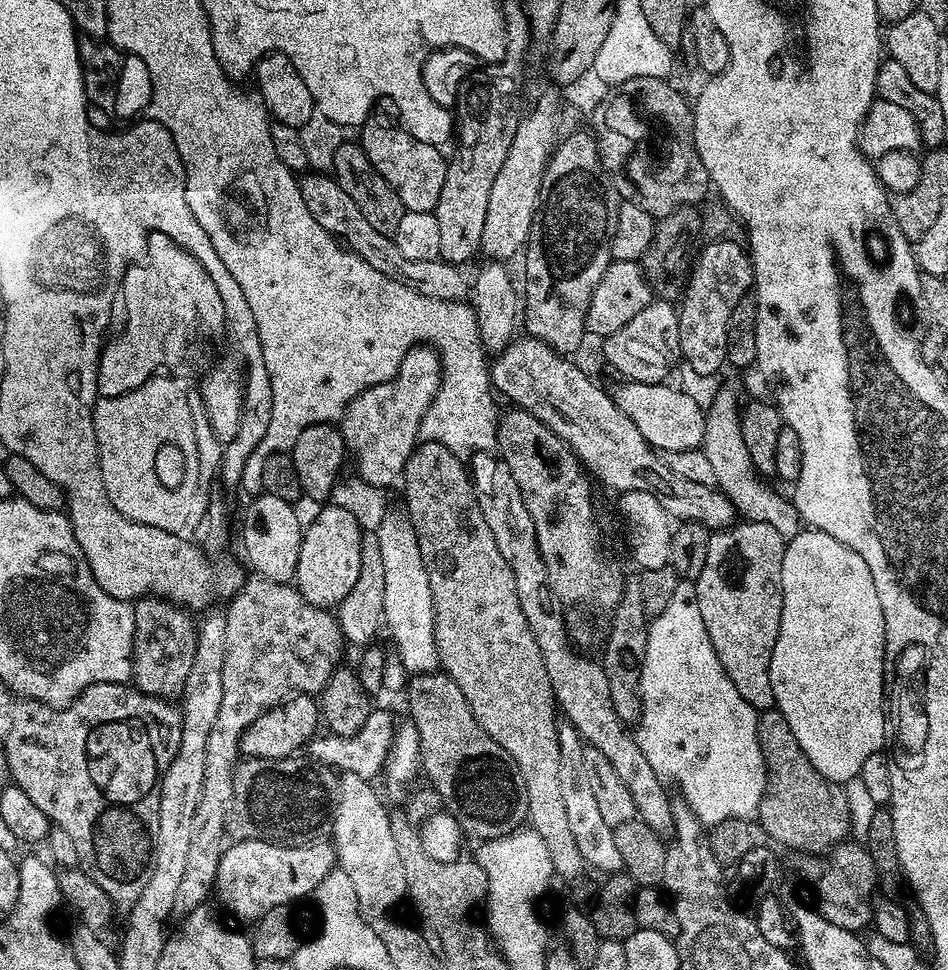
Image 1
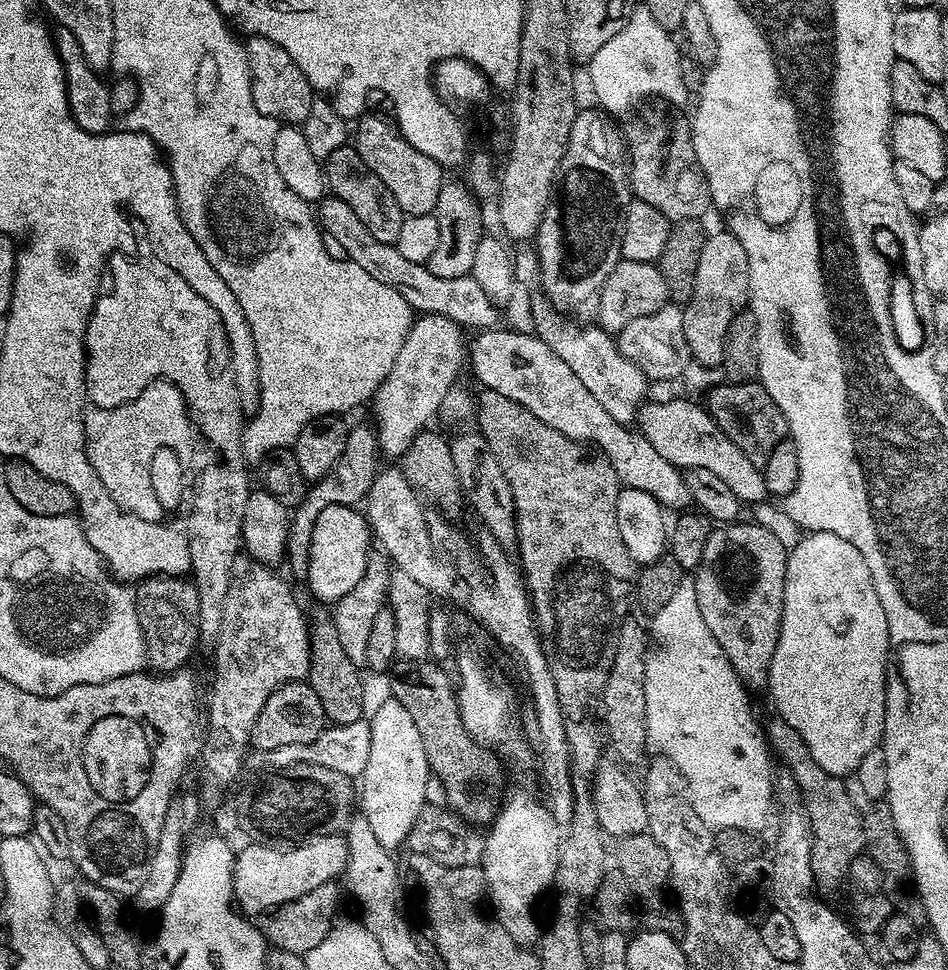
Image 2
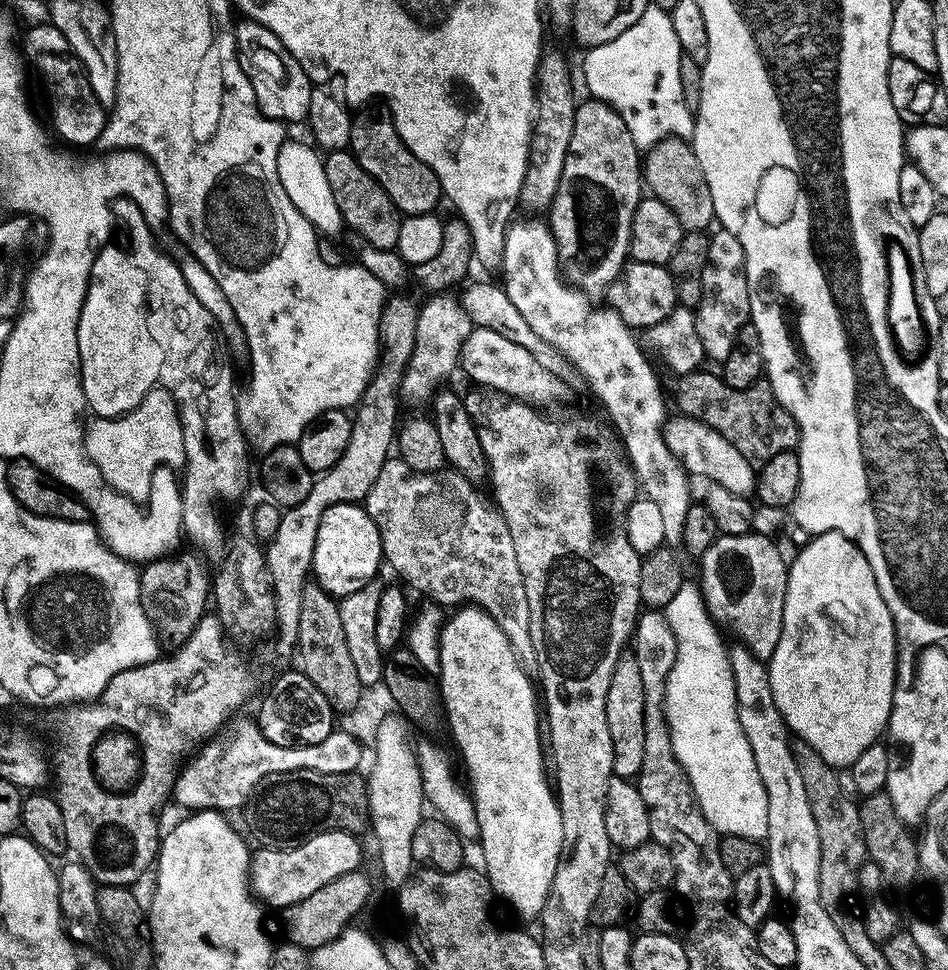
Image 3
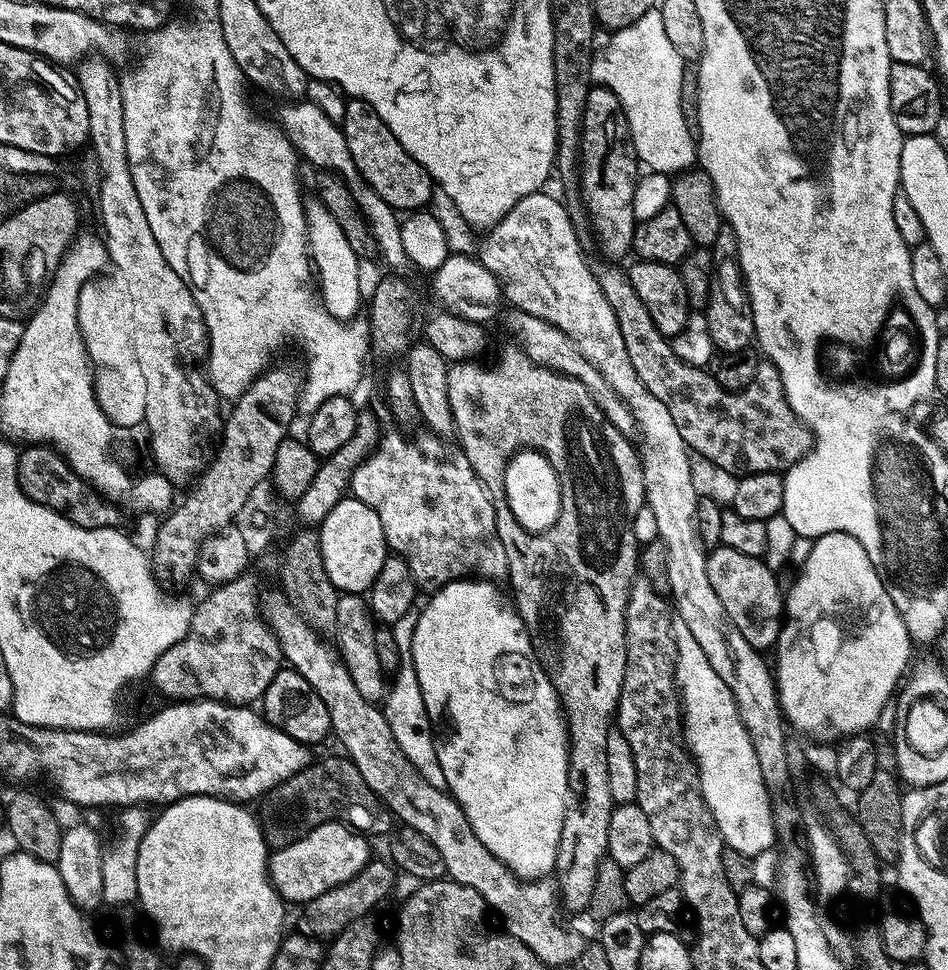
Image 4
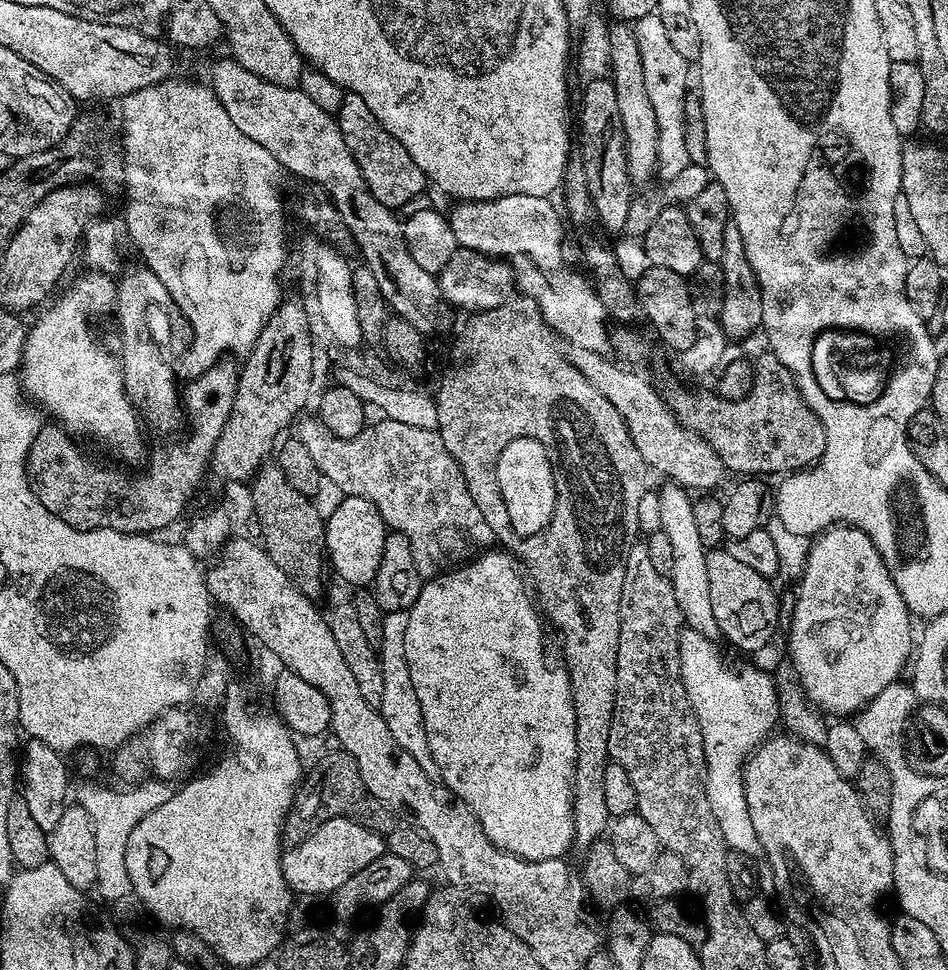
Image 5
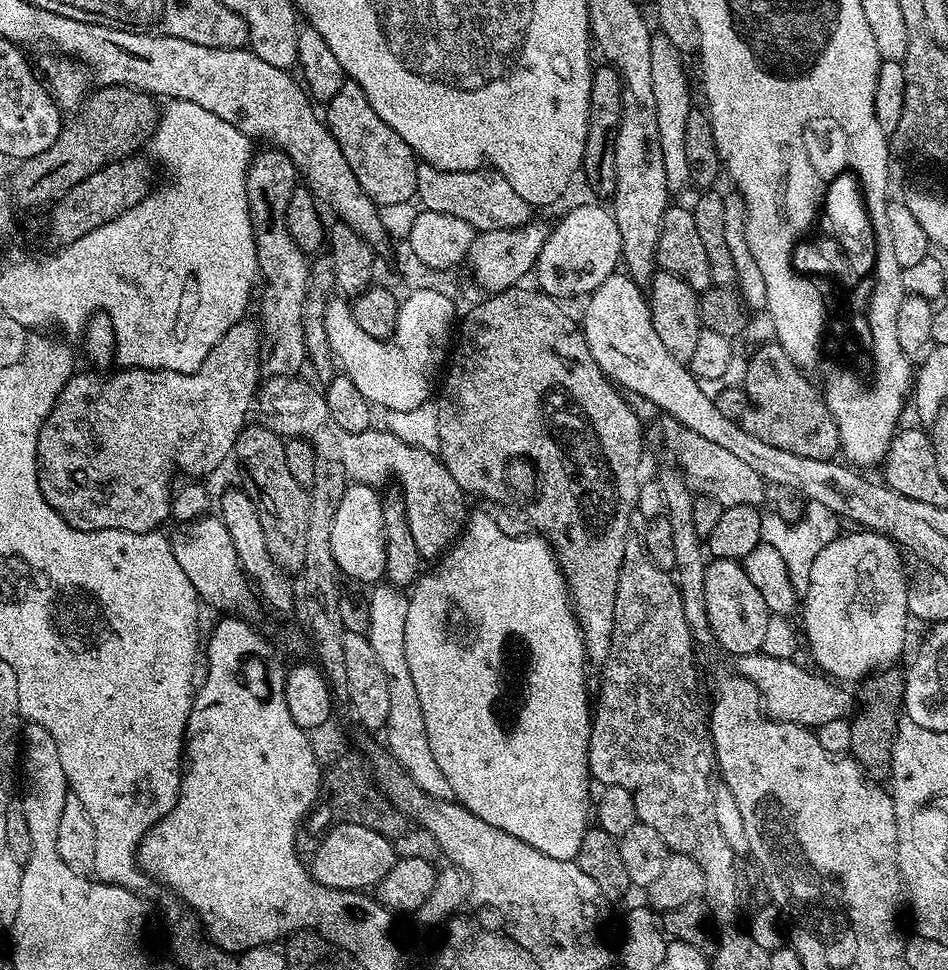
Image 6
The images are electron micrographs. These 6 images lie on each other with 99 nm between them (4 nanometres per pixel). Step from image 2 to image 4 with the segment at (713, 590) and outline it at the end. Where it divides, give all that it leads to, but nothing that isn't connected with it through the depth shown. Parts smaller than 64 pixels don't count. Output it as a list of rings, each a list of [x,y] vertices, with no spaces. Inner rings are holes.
[[[721,546],[708,552],[706,574],[710,574],[710,586],[714,586],[714,594],[718,594],[722,606],[726,606],[726,614],[742,638],[757,650],[771,649],[780,636],[782,613],[786,608],[785,597],[775,582],[775,571],[769,569],[761,557]]]

